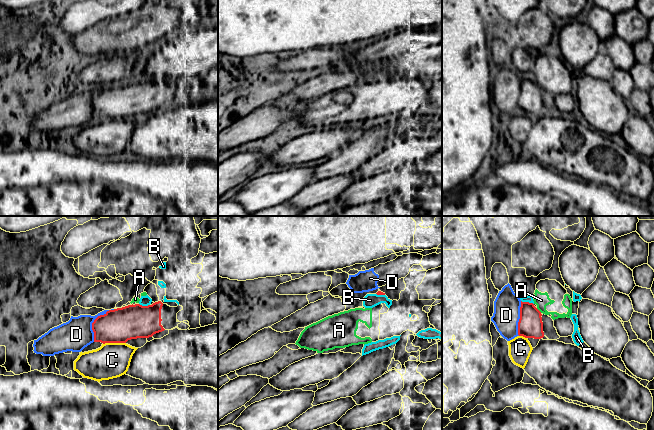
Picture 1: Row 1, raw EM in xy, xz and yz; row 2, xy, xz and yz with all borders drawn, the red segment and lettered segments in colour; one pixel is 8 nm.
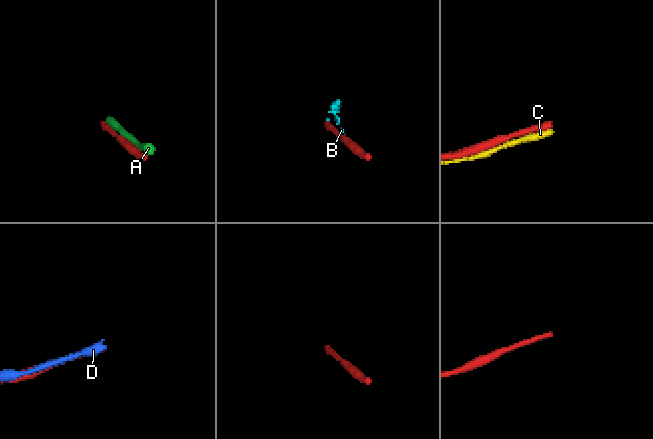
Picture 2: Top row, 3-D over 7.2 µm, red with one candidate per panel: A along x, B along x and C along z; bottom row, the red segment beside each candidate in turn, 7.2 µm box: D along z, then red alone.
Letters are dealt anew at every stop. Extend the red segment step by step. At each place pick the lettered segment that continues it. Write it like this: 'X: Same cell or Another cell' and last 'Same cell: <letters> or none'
A: Another cell
B: Another cell
C: Another cell
D: Another cell
Same cell: none

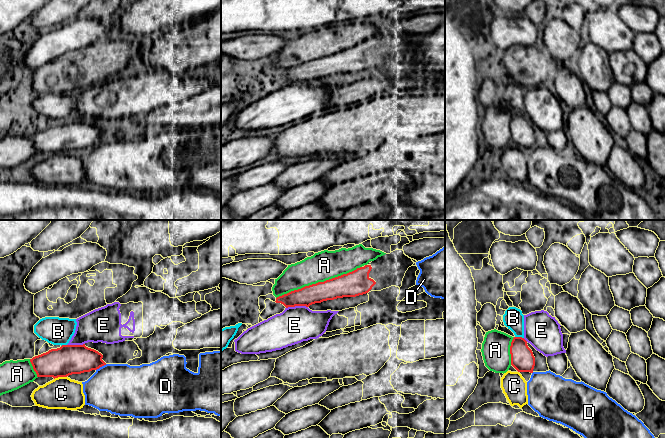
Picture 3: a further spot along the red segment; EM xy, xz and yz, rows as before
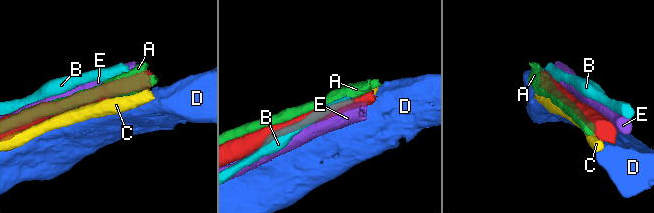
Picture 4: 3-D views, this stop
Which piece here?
A: Another cell
B: Another cell
C: Another cell
D: Another cell
E: Another cell
Same cell: none

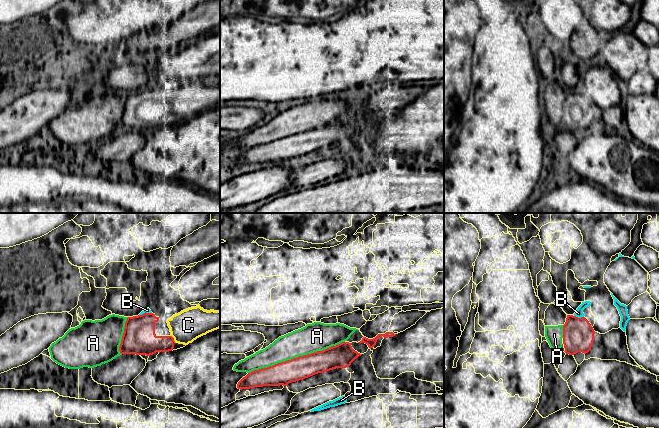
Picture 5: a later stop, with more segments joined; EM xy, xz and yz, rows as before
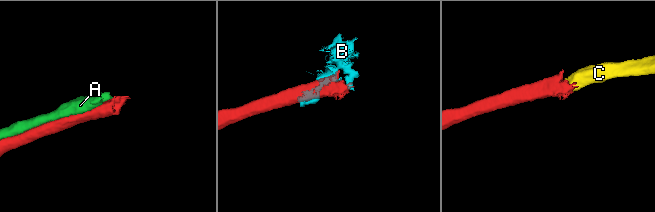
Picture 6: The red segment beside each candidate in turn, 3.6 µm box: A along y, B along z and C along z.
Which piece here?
A: Another cell
B: Another cell
C: Same cell
Same cell: C

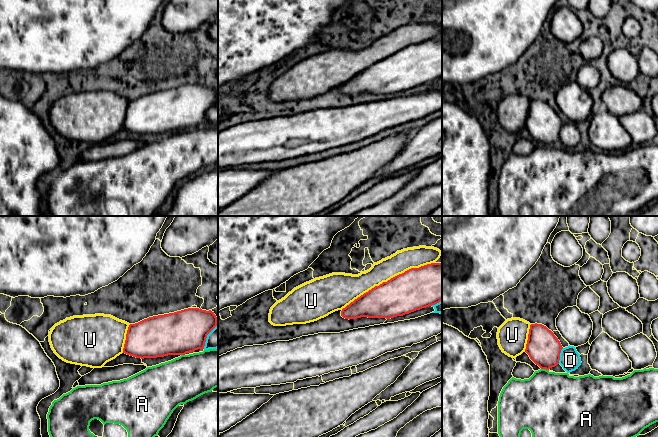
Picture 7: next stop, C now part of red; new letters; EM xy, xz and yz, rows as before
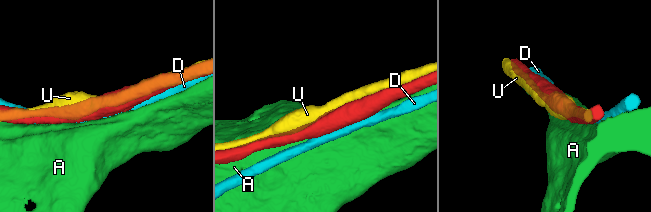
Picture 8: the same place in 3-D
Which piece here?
A: Another cell
D: Another cell
U: Another cell
Same cell: none

